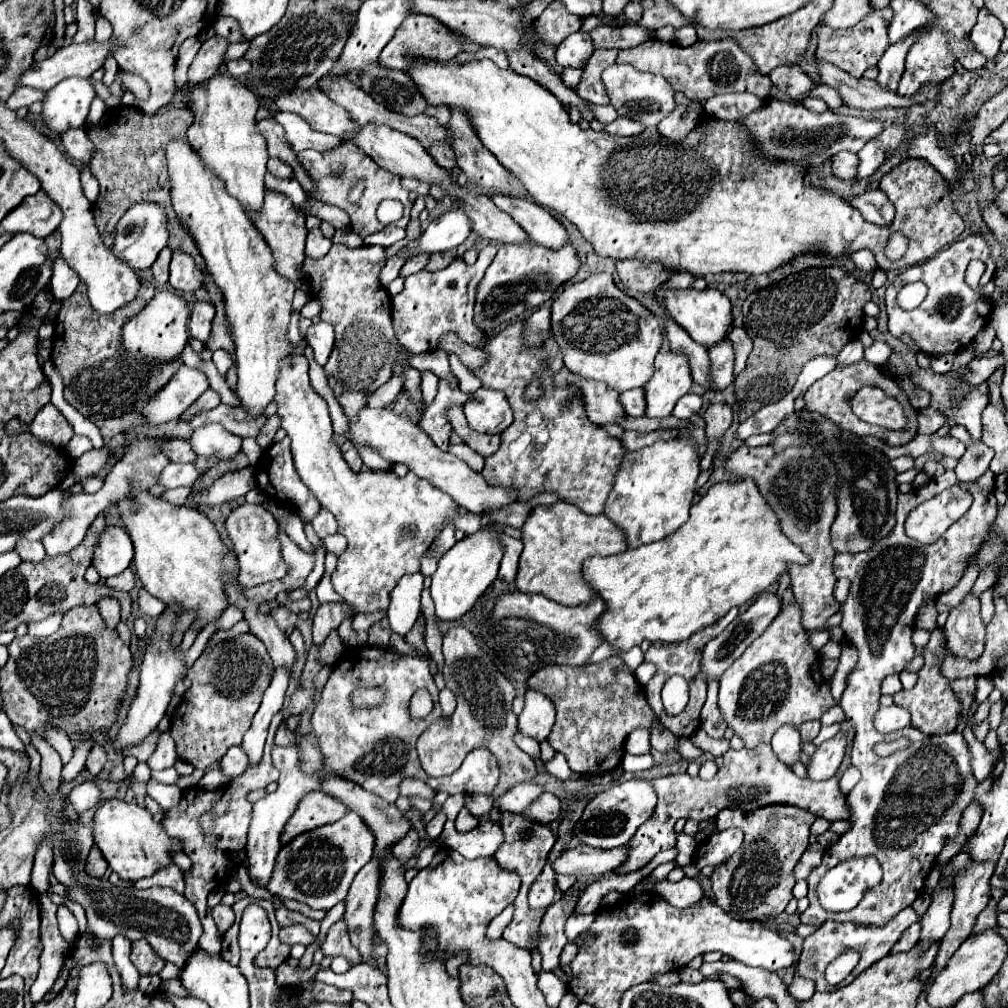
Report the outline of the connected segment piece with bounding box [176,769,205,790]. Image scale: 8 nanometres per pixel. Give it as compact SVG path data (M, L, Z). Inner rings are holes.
M195 769L194 772L189 776L180 776L180 778L177 781L178 787L181 788L181 790L184 790L186 788L195 787L198 785L200 779L203 777L205 771L202 771L200 769Z

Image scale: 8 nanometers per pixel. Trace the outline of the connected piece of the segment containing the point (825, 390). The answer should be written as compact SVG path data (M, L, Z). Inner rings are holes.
M866 359L858 361L858 363L852 363L852 365L846 365L846 367L836 367L832 373L828 373L826 377L818 379L804 395L804 401L806 401L806 409L810 411L820 411L822 415L828 415L828 419L832 419L836 425L844 427L846 431L852 431L860 437L864 435L870 435L870 437L876 437L878 441L886 443L886 445L892 445L892 447L898 447L898 445L906 445L910 443L916 435L918 435L918 411L910 405L908 397L906 397L906 391L898 385L898 381L894 379L894 375L888 371L884 371L882 367L874 365L874 363L868 363ZM864 385L874 385L874 387L880 387L884 393L888 393L890 397L894 397L902 407L904 407L904 415L906 415L906 427L900 429L900 431L890 431L886 427L878 427L878 425L870 425L862 419L858 419L852 409L850 409L850 397Z

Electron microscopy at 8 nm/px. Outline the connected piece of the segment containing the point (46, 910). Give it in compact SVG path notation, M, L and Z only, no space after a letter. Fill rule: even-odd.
M40 895L40 919L42 919L42 941L44 941L44 951L40 955L40 973L34 985L30 987L30 997L34 1003L38 1003L54 985L58 979L58 973L64 965L68 945L62 939L58 931L58 921L56 921L56 905L50 901L48 895Z

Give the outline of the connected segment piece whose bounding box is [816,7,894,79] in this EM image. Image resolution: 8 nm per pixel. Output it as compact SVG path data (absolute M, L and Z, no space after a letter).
M884 7L880 11L872 11L872 15L864 17L864 21L860 21L858 25L850 27L850 29L832 29L828 25L820 25L818 27L818 49L816 49L816 59L818 61L826 61L836 65L838 69L846 71L848 75L860 79L862 73L868 67L874 67L882 53L888 49L890 41L888 41L888 25L892 21L892 7Z

